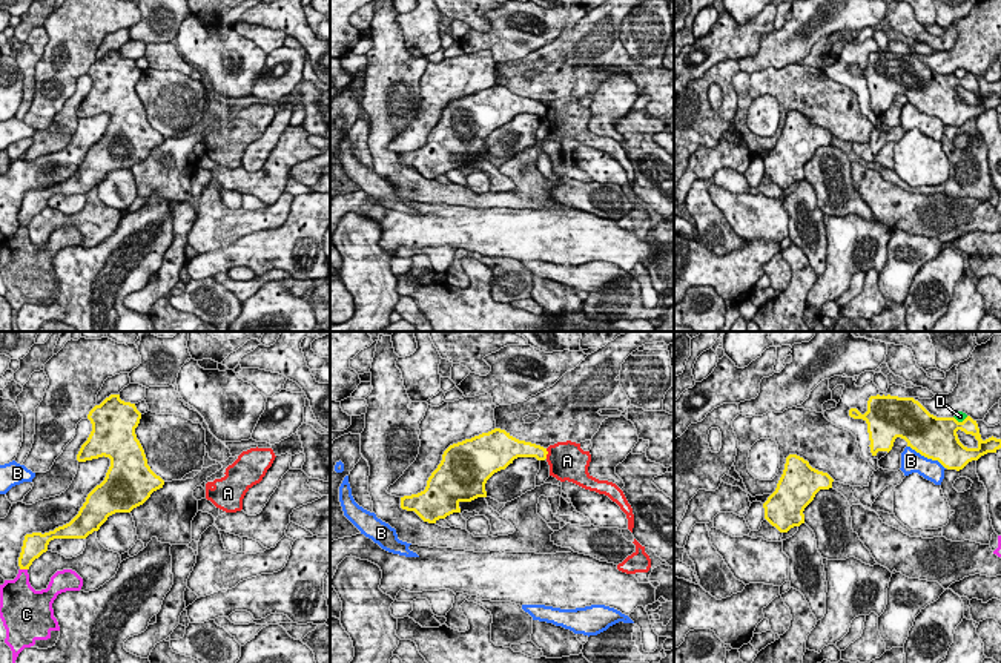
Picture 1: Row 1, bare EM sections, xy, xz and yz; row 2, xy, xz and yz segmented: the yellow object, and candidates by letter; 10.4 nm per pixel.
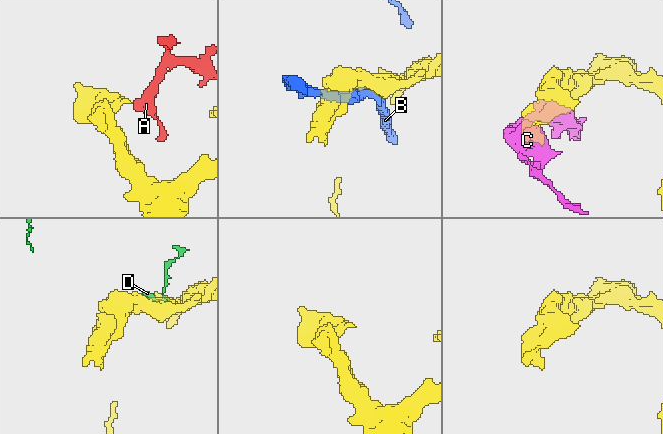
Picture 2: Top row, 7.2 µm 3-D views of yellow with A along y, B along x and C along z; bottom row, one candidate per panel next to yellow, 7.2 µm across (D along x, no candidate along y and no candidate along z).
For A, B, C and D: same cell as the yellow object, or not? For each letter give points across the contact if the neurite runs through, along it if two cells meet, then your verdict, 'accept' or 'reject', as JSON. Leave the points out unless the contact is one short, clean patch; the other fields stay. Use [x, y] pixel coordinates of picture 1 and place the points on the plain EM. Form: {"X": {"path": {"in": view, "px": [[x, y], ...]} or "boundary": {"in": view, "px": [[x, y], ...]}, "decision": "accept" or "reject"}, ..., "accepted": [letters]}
{"A": {"boundary": {"in": "xz", "px": [[545, 105], [547, 114]]}, "decision": "reject"}, "B": {"decision": "reject"}, "C": {"boundary": {"in": "xy", "px": [[20, 224], [26, 226]]}, "decision": "reject"}, "D": {"decision": "reject"}, "accepted": []}

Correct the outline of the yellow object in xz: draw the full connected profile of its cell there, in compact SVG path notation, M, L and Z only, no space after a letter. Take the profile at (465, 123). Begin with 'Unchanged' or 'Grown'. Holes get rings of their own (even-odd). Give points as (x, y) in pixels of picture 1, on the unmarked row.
Unchanged. M500 84L450 101L424 147L401 153L401 164L436 180L461 169L461 158L487 153L485 140L517 114L547 115L547 104L519 97Z

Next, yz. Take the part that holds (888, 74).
Unchanged. M871 52L864 71L851 64L849 72L867 80L872 112L878 107L889 109L895 95L901 94L921 112L938 117L947 126L960 127L969 118L1001 104L1001 95L981 95L978 80L970 72L963 78L955 74L937 74L913 54ZM958 86L972 91L978 103L964 103L958 95Z

